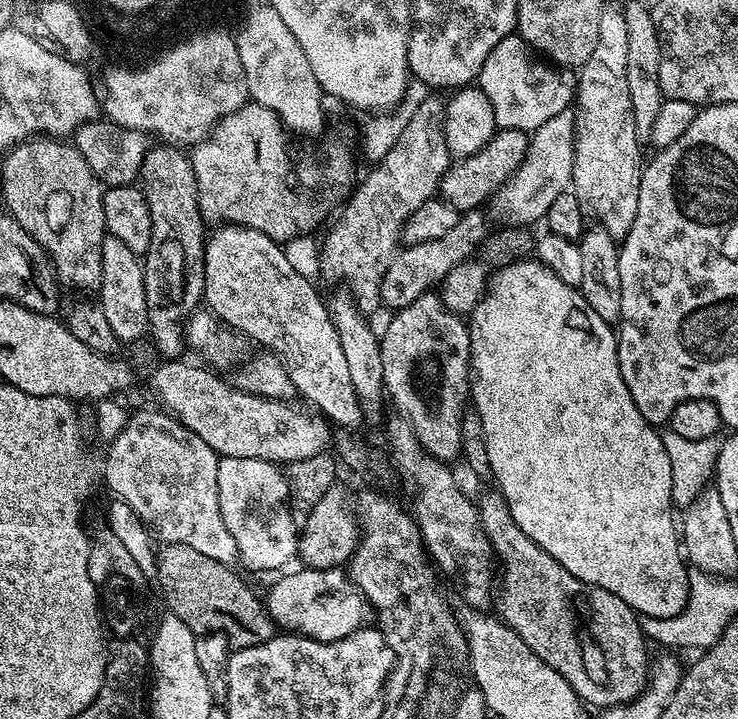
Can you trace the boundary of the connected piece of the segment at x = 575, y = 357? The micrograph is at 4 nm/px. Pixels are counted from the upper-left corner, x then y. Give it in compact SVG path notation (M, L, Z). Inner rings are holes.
M537 258L518 260L504 268L495 269L491 273L484 297L467 317L466 323L472 351L470 372L474 377L474 383L470 388L470 400L474 405L474 411L481 416L489 473L491 478L496 479L495 487L506 498L510 514L514 522L518 522L522 534L526 534L539 548L546 550L550 558L554 558L562 567L570 570L574 578L593 584L595 588L610 590L610 594L618 594L618 598L622 598L622 602L626 602L626 606L630 606L641 617L666 619L680 615L690 601L688 576L690 570L683 558L680 534L672 518L673 470L661 433L646 422L638 406L634 406L634 398L630 398L626 382L622 382L613 325L598 318L598 314L594 314L594 306L586 302L579 287L567 285L554 270Z

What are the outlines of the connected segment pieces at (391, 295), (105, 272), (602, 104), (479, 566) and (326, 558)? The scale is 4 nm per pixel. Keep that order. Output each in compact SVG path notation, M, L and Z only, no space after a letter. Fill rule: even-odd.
M483 211L465 212L456 225L451 227L442 238L434 241L418 242L401 247L396 257L390 262L390 270L382 280L380 302L387 308L399 310L410 306L414 298L435 289L463 260L471 260L477 255L477 249L490 233L489 217ZM488 219L488 220L487 220Z
M105 235L102 246L102 282L98 289L98 301L106 312L114 334L125 345L132 344L149 335L148 307L146 306L146 286L144 266L141 257L126 242L114 236Z
M605 3L602 16L598 18L598 42L594 42L590 58L586 58L586 62L578 70L574 108L576 149L571 187L580 203L590 213L591 219L601 224L617 242L623 241L630 226L634 226L634 214L638 214L642 159L640 160L641 141L634 126L634 110L630 106L630 86L626 86L626 18L619 3Z
M393 414L389 418L388 448L392 451L392 460L396 463L397 470L412 483L412 488L416 491L414 519L420 526L420 534L431 563L438 566L439 571L445 577L448 575L454 583L460 584L460 592L464 595L464 600L468 603L467 607L469 609L483 609L485 607L484 603L487 600L489 603L494 592L494 557L490 542L480 525L480 513L477 505L473 501L472 504L468 501L468 496L460 489L455 474L448 469L451 467L445 461L431 456L422 446L422 442L418 442L418 434L414 434L414 426L410 426L406 417Z
M333 482L330 490L322 494L318 502L303 517L302 527L298 532L298 560L303 567L330 570L344 568L356 547L360 545L362 524L358 519L354 500L348 497L348 492L339 482Z

